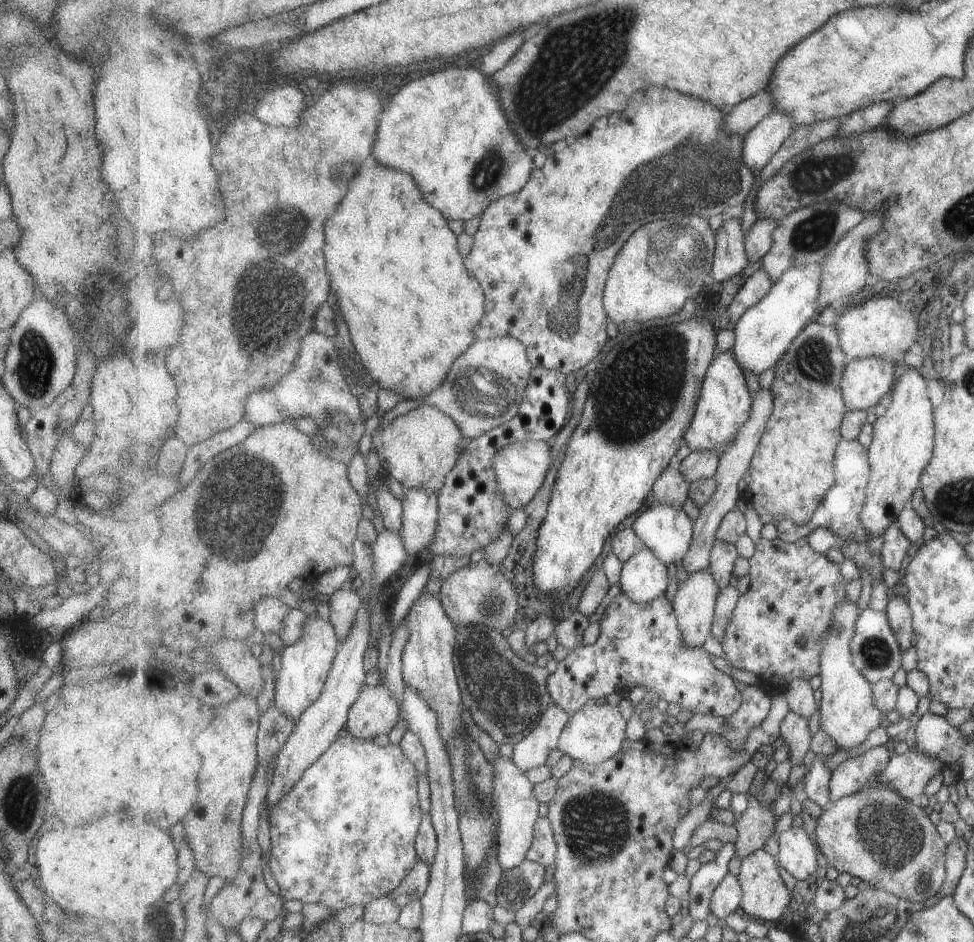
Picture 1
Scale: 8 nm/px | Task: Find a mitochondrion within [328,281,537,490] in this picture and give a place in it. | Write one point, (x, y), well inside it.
(486, 394)

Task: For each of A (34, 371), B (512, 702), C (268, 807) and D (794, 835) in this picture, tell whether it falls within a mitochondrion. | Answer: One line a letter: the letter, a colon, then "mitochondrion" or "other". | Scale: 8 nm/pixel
A: mitochondrion
B: mitochondrion
C: other
D: other

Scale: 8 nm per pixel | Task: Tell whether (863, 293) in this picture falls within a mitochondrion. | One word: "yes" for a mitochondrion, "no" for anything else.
no

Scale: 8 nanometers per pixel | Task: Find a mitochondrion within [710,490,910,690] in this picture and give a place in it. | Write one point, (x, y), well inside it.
(876, 654)

